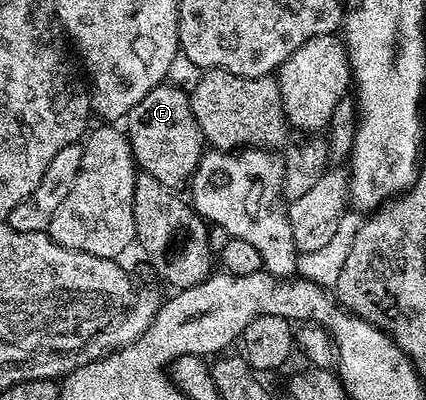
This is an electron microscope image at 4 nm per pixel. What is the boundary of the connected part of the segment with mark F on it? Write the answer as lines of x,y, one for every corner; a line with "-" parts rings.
171,82
157,84
148,95
126,115
124,131
130,142
135,165
164,186
178,190
189,185
204,151
204,137
192,114
187,89
177,88

